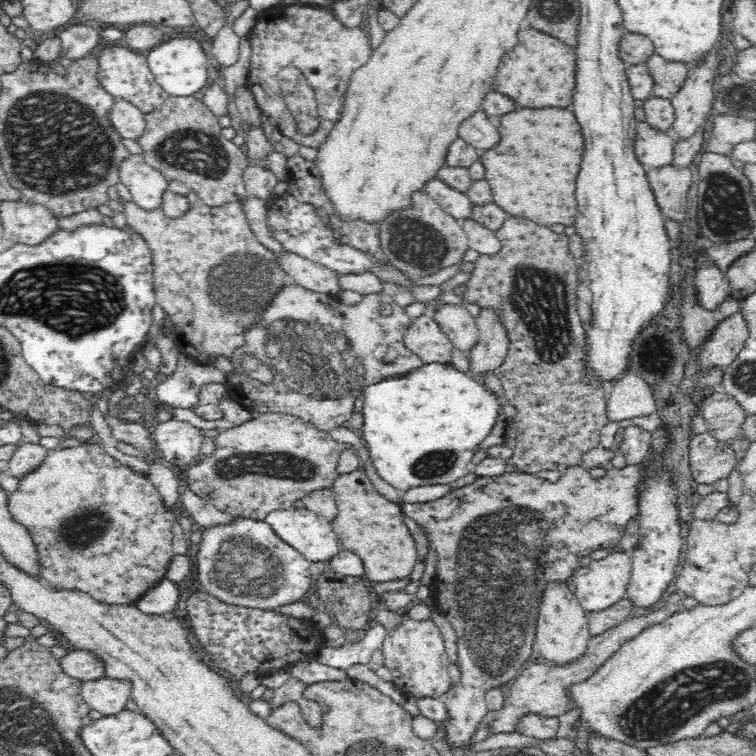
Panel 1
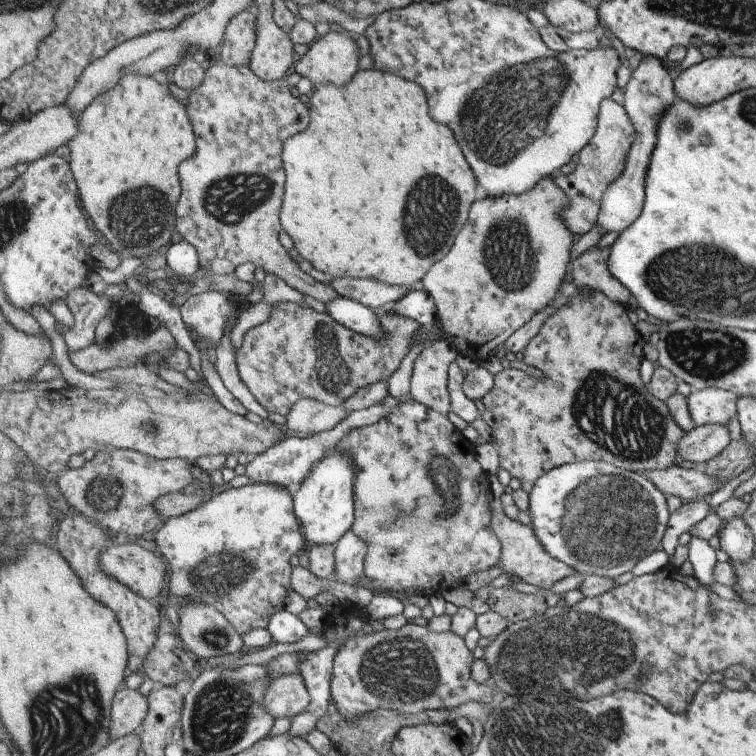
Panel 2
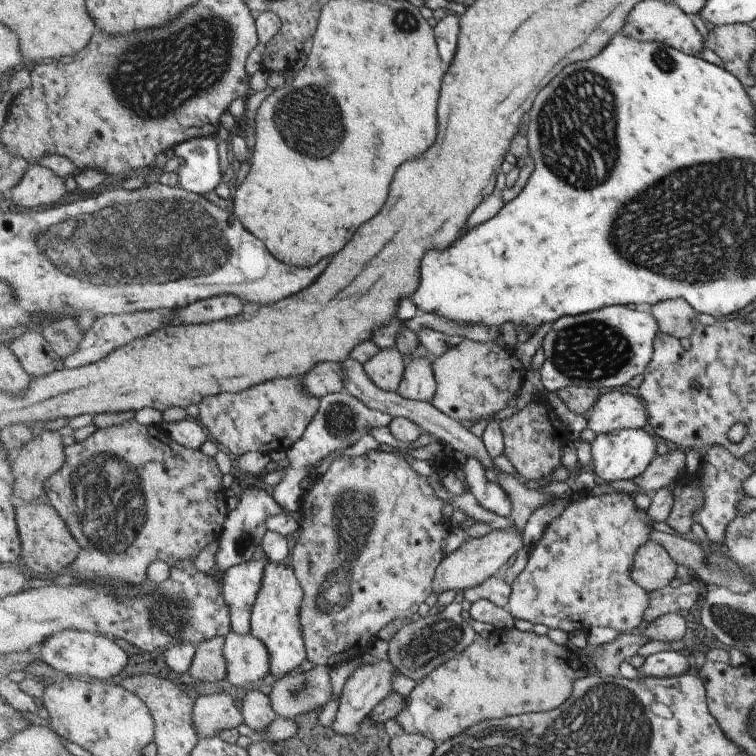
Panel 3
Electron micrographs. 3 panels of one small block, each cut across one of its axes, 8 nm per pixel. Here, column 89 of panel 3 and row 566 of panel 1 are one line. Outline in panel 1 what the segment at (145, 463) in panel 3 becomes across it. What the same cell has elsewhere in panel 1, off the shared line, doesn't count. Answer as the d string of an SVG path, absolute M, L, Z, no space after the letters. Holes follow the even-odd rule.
M656 430L651 432L652 454L650 458L646 458L644 464L629 464L622 469L607 470L605 476L601 478L593 478L589 469L584 468L581 464L566 466L564 470L560 470L560 479L557 482L549 482L544 478L534 476L534 473L522 472L512 467L510 471L506 471L500 476L478 477L473 483L459 489L451 489L446 496L432 500L422 504L403 503L402 509L406 516L410 516L412 520L416 520L424 529L429 540L429 546L438 554L438 566L436 569L435 600L437 600L437 610L446 617L450 622L455 634L457 635L457 667L459 668L461 677L460 682L448 689L442 700L446 703L450 718L445 726L441 729L441 736L446 738L450 744L472 744L471 737L476 733L477 729L482 725L483 718L488 712L486 706L485 694L491 688L499 687L507 683L512 678L518 676L518 672L525 666L534 655L534 634L535 619L539 609L539 597L542 596L542 590L546 588L548 580L566 580L572 575L573 570L578 569L581 559L588 557L595 550L611 549L616 546L627 528L630 520L636 518L639 513L639 486L644 479L648 479L648 466L652 460L656 460L664 450L666 444L670 442L668 438L670 432L666 430Z

